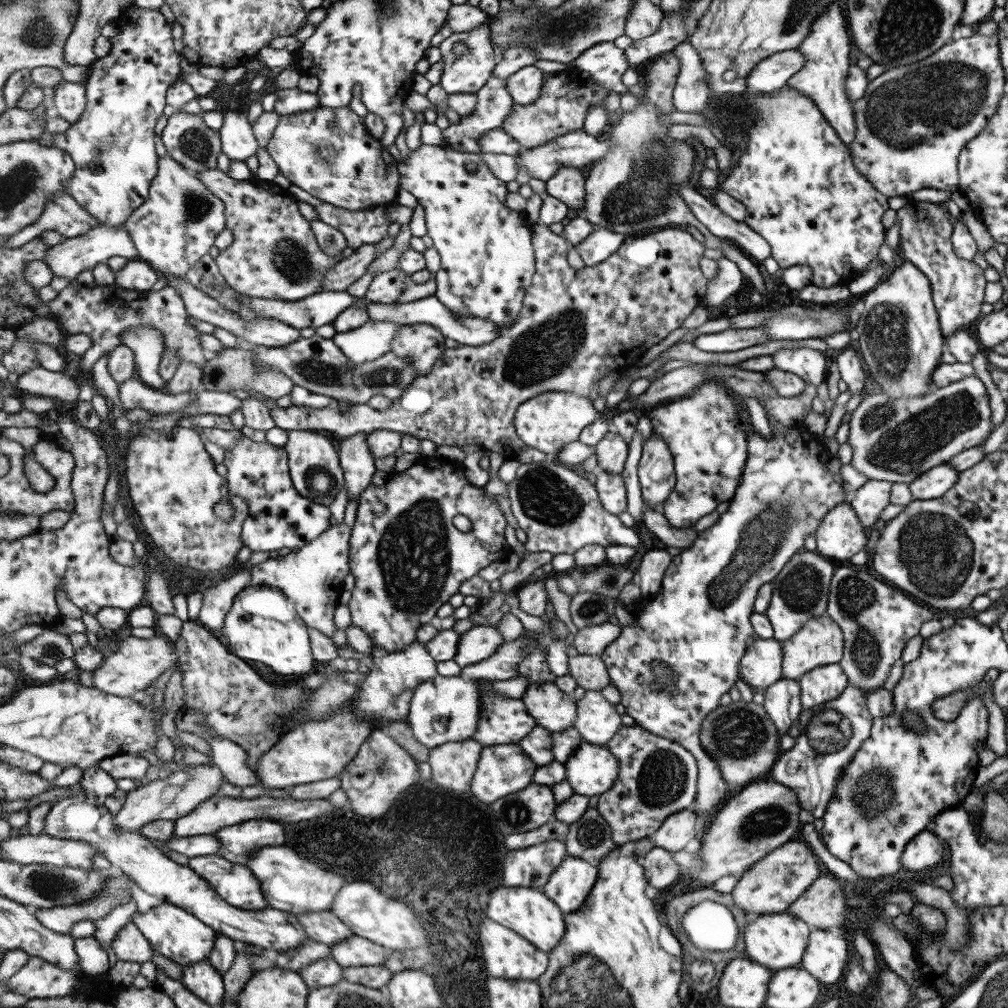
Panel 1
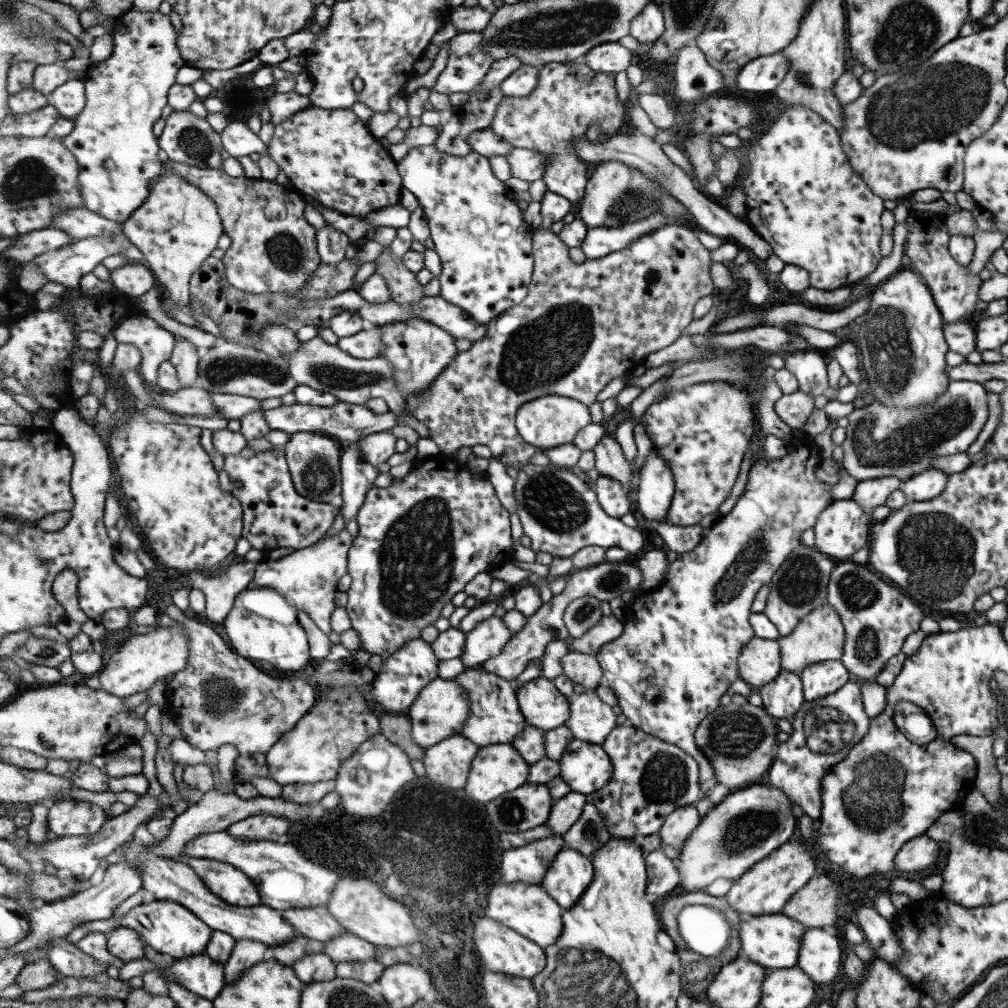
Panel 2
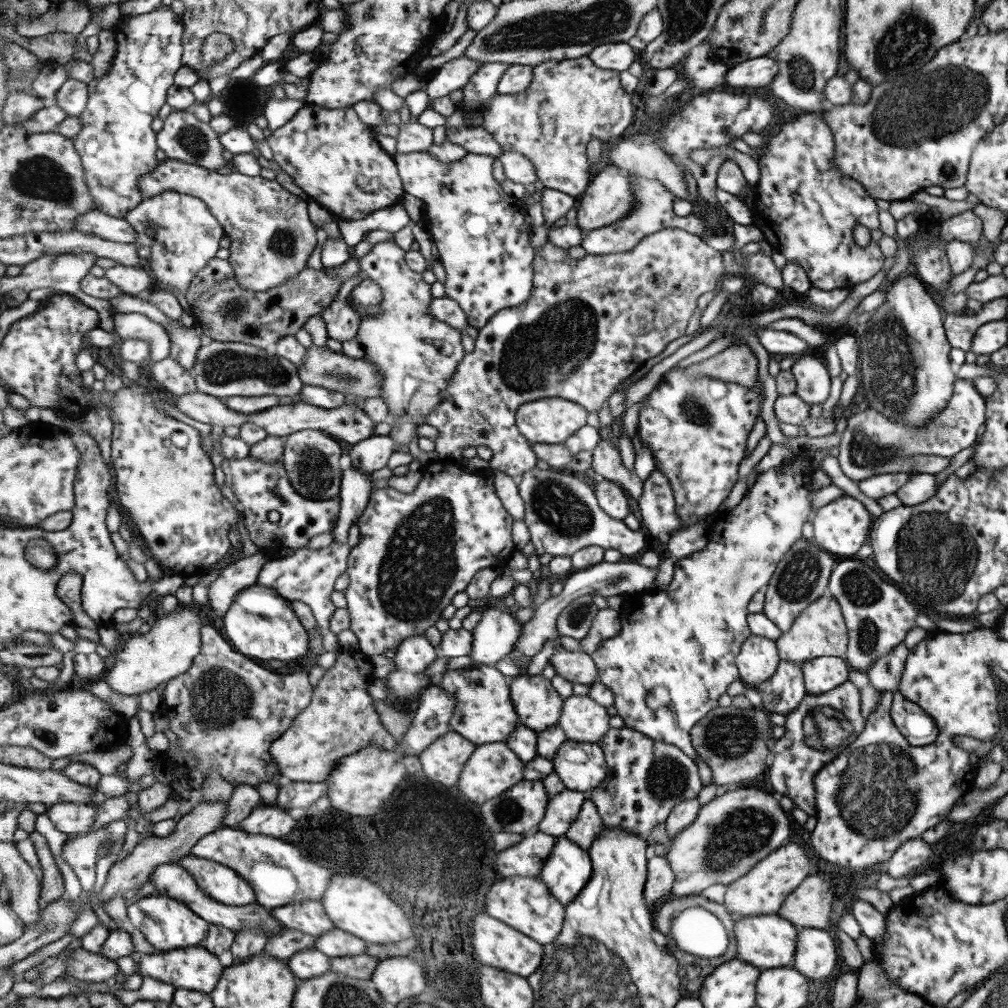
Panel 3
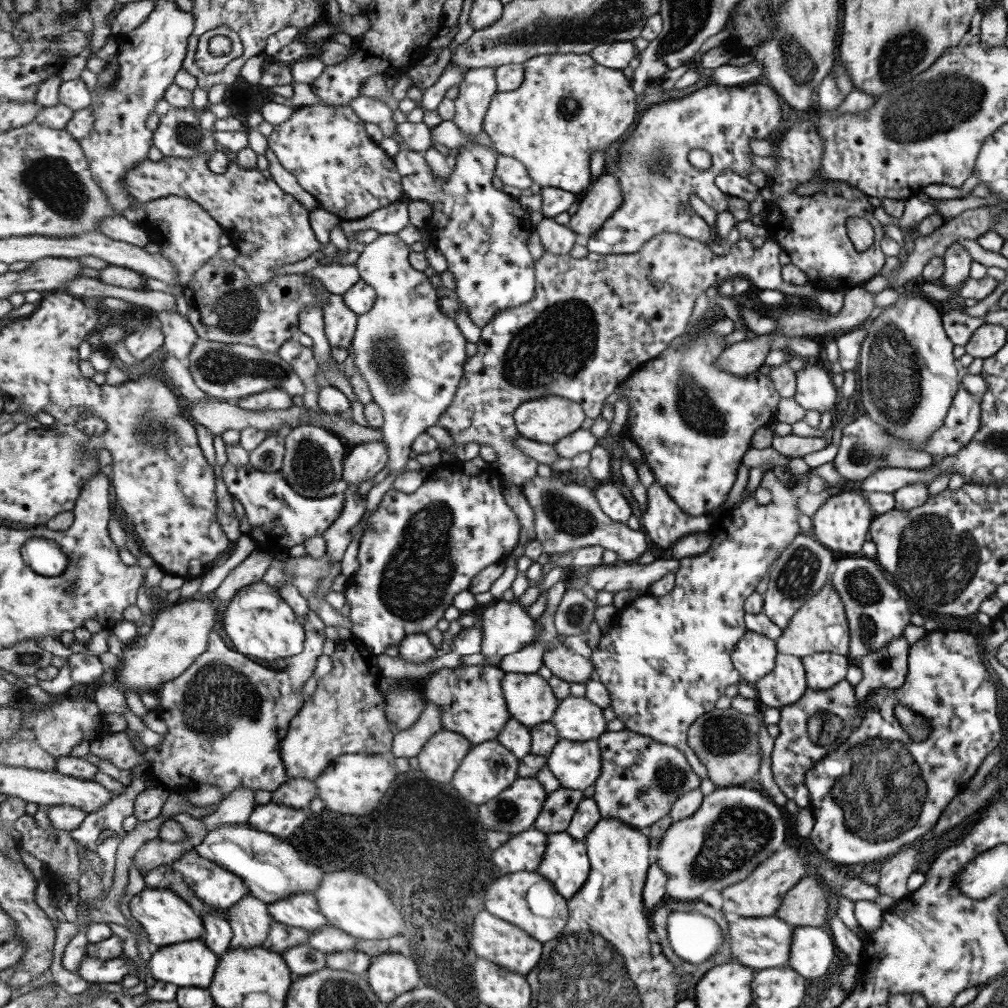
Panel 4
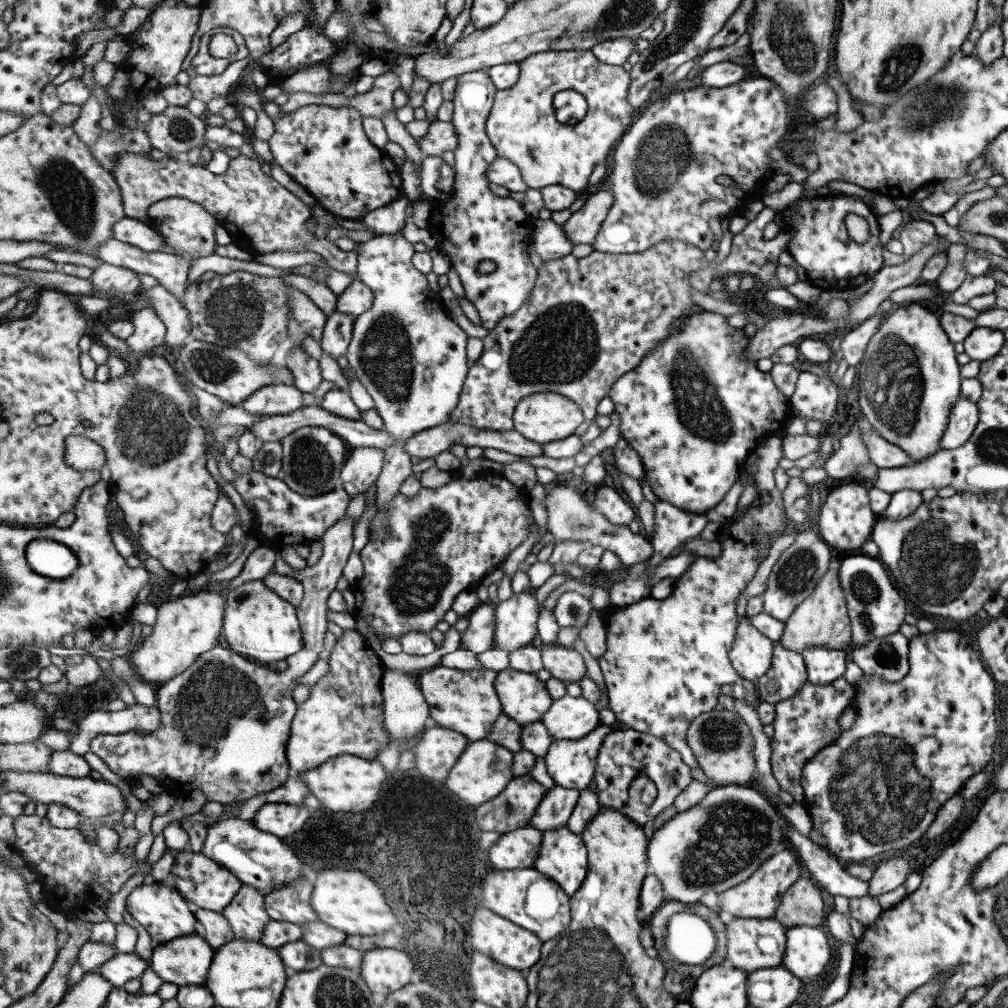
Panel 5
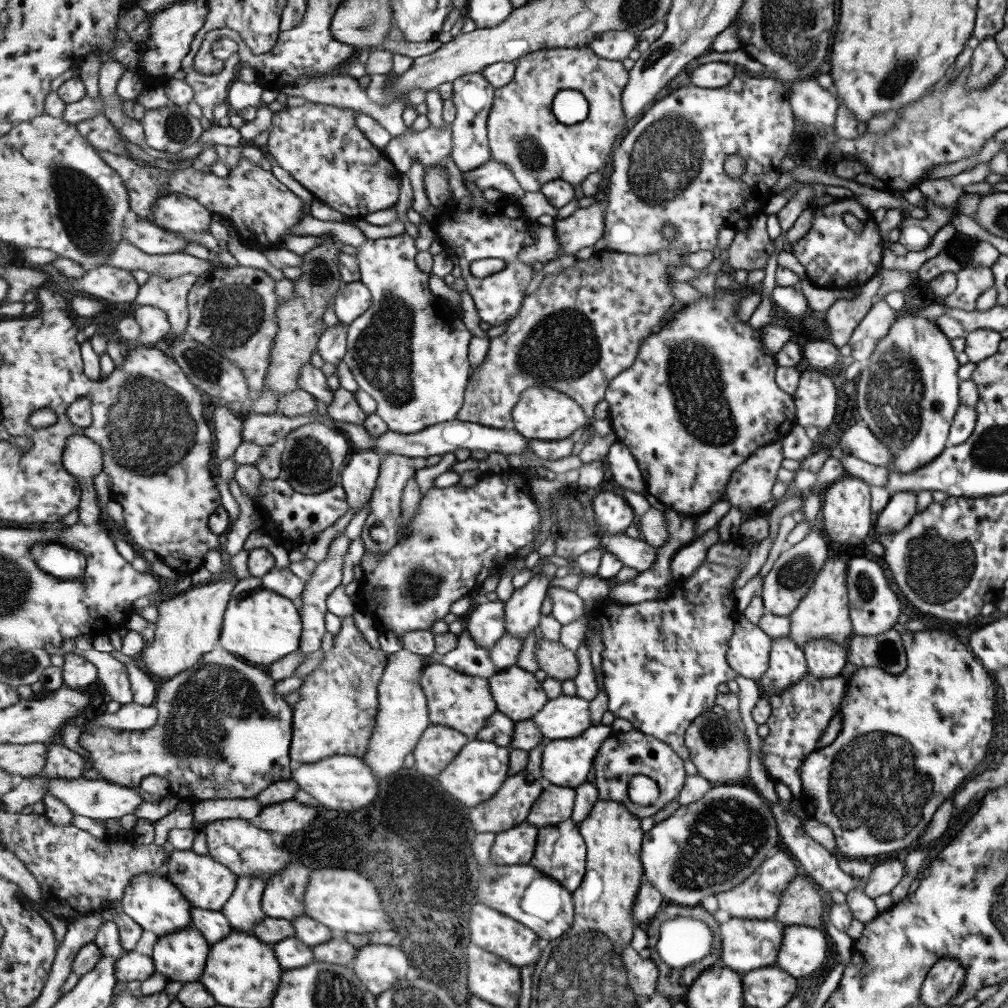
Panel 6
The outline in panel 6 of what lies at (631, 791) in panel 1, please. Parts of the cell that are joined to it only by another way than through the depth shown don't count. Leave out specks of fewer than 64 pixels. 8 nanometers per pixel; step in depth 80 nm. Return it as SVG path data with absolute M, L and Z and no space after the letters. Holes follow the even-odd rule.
M633 729L623 733L614 733L601 746L594 765L595 783L600 792L600 798L605 800L616 800L622 802L634 815L640 819L647 816L655 816L666 804L673 802L680 795L685 786L686 778L685 764L678 752L675 752L669 744L659 740L651 734L642 730ZM637 775L649 776L659 784L659 798L651 806L635 804L629 798L629 785Z

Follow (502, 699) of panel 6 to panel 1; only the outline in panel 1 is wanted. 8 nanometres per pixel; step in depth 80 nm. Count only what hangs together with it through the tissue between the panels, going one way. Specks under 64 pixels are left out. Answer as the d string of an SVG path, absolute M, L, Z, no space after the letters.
M556 683L530 684L521 699L525 701L537 724L553 733L576 725L578 715L576 700L571 694L561 690Z

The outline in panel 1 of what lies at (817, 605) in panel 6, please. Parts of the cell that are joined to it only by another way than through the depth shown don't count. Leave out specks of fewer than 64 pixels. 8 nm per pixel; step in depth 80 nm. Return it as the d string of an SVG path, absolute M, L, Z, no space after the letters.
M826 612L810 618L787 642L780 644L783 648L783 676L797 681L812 668L839 662L842 657L842 645L841 629Z

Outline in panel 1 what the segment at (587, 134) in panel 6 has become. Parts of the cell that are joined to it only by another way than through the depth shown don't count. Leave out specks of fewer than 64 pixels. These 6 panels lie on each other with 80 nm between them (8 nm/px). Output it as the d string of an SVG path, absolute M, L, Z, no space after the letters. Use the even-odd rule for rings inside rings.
M575 65L557 73L547 73L540 97L531 104L515 103L513 112L503 121L502 129L527 149L543 146L575 130L581 130L589 110L593 106L603 108L610 92L612 90L594 79L590 72ZM563 166L547 182L547 193L567 203L569 208L582 214L586 203L585 174L575 166Z

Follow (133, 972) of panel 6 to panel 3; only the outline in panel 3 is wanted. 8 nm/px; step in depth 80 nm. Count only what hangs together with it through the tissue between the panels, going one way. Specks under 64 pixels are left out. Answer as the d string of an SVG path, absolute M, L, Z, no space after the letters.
M78 948L68 958L65 973L79 981L106 983L119 974L119 964L99 953Z

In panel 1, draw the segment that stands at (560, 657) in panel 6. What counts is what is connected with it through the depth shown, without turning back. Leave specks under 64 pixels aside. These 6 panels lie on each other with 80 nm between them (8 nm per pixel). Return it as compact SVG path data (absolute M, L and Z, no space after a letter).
M579 654L569 662L570 675L586 691L599 691L611 685L608 666L600 655Z

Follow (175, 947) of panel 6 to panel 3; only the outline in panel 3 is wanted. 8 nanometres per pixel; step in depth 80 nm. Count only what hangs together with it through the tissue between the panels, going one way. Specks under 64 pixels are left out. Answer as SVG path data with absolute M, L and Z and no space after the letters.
M203 945L190 946L177 950L154 952L142 956L138 967L141 976L149 976L156 980L173 984L178 990L188 989L192 992L203 992L211 995L220 981L224 966L216 954L209 952Z

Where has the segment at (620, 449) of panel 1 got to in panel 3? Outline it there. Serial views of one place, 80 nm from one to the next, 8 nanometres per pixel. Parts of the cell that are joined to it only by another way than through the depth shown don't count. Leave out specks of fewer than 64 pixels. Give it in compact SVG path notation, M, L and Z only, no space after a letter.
M603 440L599 447L591 452L592 469L607 480L616 482L625 488L635 500L641 499L644 492L644 481L625 468L621 451L608 440Z

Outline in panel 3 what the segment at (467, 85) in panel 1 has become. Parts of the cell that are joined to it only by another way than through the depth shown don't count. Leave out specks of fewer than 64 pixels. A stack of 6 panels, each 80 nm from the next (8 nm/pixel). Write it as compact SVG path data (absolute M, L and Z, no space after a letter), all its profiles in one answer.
M463 53L458 58L451 59L443 64L425 88L429 93L430 106L438 98L450 95L454 90L462 90L472 79L472 76L484 67L485 63L487 62L473 60Z

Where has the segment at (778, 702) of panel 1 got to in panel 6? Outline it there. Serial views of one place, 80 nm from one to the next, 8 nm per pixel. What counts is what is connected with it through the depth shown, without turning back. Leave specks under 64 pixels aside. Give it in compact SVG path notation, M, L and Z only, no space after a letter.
M792 638L773 639L769 653L769 668L757 680L761 697L778 695L807 673L805 657Z

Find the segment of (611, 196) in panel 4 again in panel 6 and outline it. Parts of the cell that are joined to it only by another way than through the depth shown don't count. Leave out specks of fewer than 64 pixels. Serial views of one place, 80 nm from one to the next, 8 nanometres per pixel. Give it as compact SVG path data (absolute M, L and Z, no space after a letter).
M606 195L599 202L578 208L569 218L554 222L554 229L564 254L577 254L587 246L595 246L606 231Z

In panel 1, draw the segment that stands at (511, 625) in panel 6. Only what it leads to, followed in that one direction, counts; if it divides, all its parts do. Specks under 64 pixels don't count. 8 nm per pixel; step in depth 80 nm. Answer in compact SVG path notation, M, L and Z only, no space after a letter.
M497 624L474 625L462 635L454 660L461 668L487 660L505 644L503 639Z

